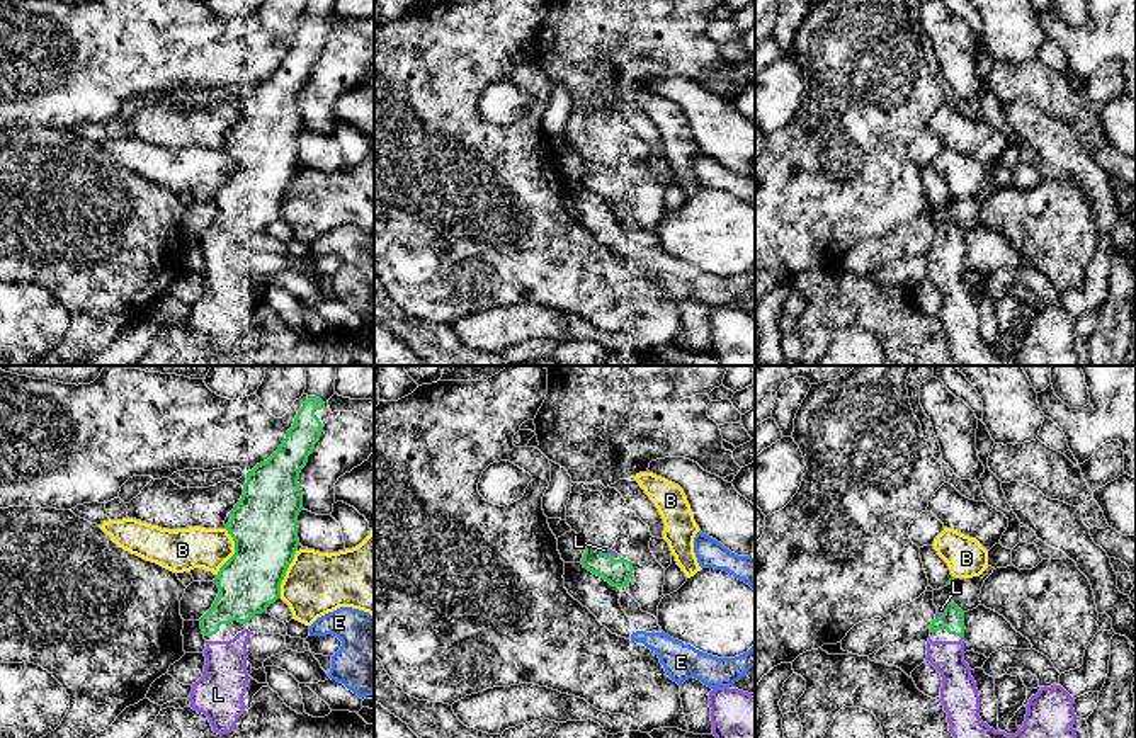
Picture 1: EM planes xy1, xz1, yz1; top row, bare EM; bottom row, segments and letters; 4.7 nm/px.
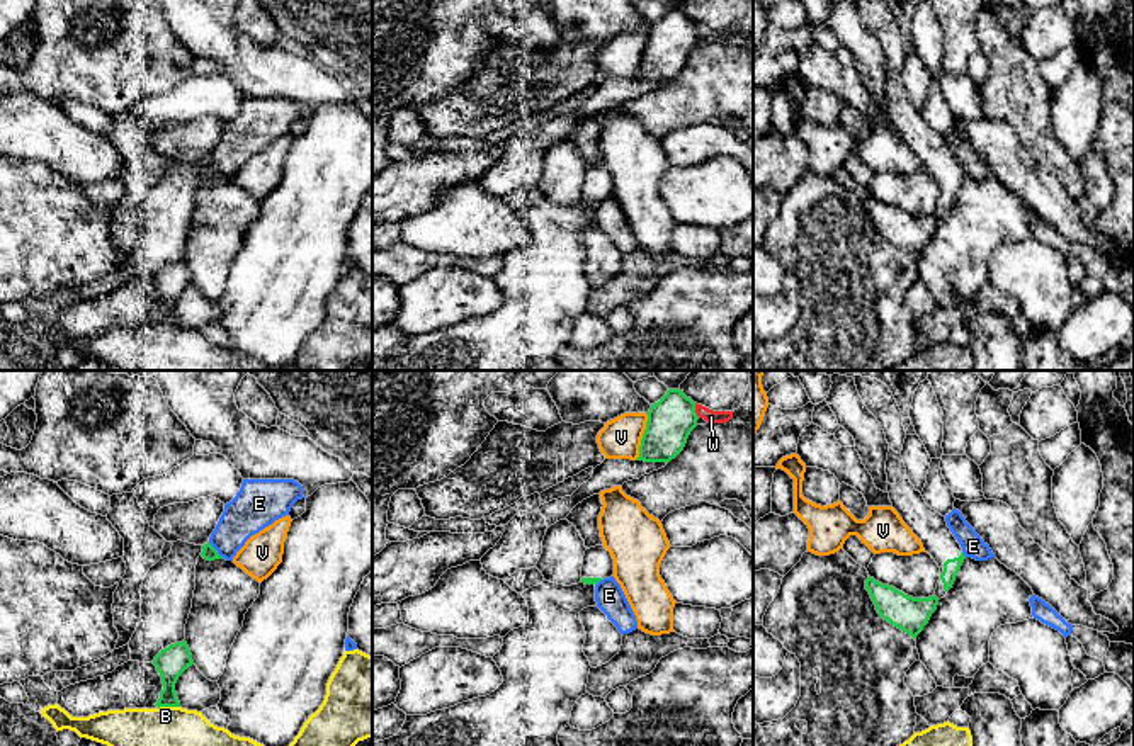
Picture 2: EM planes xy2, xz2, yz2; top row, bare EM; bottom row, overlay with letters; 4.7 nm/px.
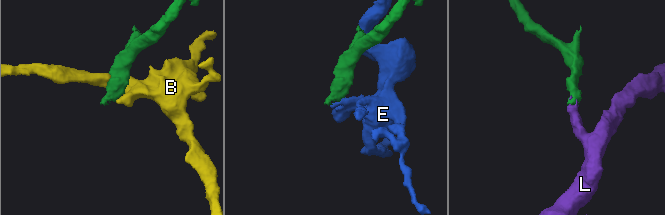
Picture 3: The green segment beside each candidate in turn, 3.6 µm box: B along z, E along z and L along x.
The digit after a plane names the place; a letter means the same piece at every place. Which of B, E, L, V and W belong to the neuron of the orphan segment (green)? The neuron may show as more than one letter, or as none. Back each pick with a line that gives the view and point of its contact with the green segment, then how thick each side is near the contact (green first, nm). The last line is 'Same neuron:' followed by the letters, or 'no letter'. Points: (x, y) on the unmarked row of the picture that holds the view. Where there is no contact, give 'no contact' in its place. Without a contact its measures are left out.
L: xz1 (607, 174) | 130/30 nm
Same neuron: L

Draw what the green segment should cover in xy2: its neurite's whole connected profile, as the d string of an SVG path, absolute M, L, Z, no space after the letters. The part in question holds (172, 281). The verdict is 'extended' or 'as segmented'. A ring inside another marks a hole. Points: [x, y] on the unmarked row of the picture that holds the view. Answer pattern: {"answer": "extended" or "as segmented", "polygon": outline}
{"answer": "as segmented", "polygon": "M185 260L170 263L168 267L162 268L153 284L162 296L163 309L160 311L160 318L155 323L160 326L180 326L177 318L175 302L179 296L194 284L190 268Z"}

